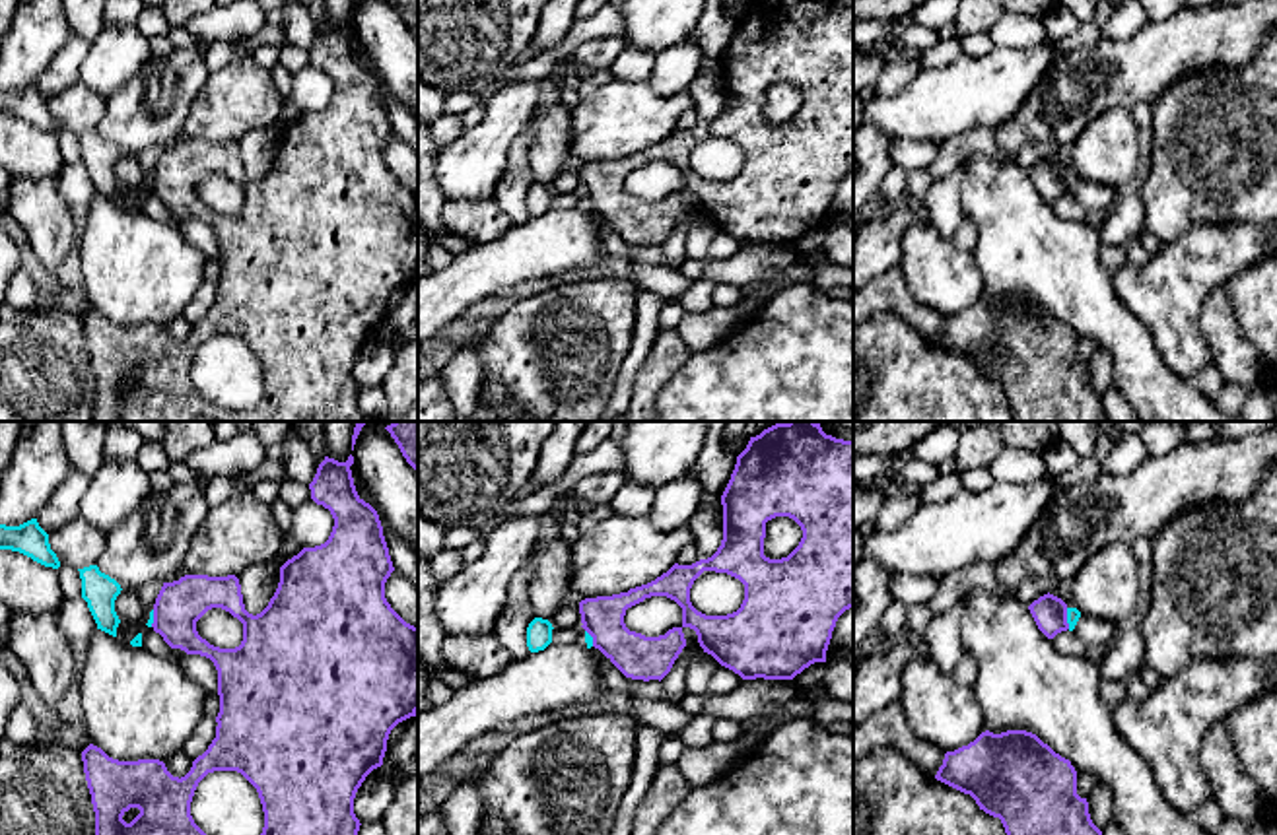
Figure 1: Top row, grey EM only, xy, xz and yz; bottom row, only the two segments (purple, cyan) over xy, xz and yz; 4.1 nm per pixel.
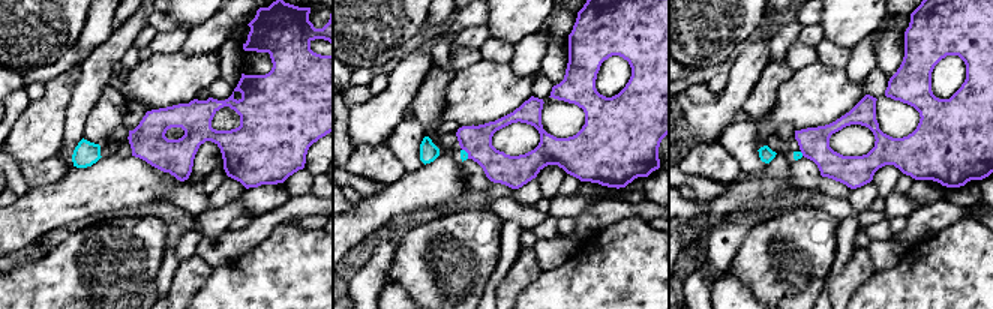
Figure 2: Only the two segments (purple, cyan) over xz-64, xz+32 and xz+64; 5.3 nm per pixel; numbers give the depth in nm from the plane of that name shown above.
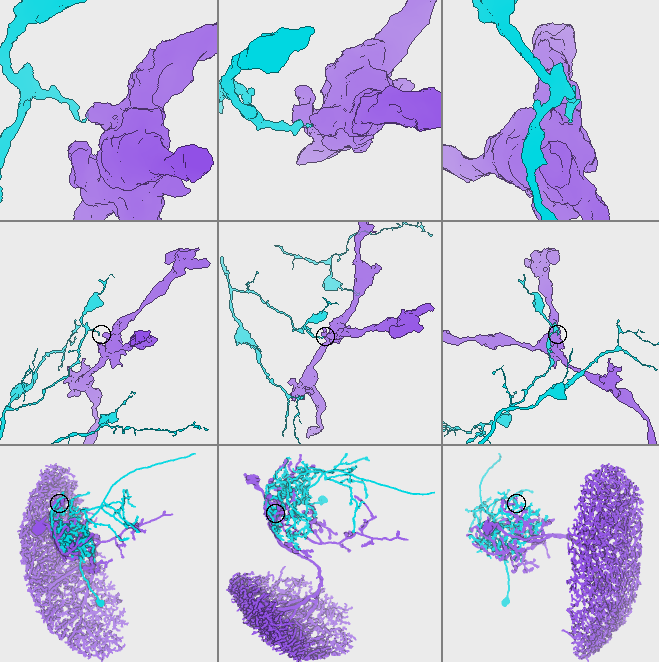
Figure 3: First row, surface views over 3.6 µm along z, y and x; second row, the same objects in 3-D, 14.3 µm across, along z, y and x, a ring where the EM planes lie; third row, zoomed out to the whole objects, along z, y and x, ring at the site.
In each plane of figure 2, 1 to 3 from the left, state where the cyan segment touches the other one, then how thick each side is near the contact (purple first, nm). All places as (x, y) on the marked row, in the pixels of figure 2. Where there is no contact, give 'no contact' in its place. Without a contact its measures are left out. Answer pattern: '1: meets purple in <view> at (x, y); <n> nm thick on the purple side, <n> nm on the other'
1: no contact
2: meets purple in xz+32 at (467, 152); 160 nm thick on the purple side, 50 nm on the other
3: meets purple in xz+64 at (801, 152); 160 nm thick on the purple side, 50 nm on the other

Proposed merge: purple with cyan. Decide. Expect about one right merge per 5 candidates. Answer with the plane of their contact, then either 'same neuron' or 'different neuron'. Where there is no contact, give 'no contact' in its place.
contact in yz; different neuron

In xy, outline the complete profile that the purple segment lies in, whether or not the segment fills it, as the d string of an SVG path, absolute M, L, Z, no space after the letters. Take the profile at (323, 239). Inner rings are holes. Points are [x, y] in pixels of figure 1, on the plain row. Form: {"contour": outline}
{"contour": "M352 19L346 27L325 21L319 29L309 49L311 64L330 76L332 97L325 109L303 113L280 132L278 153L260 179L245 175L235 140L185 140L163 148L152 192L171 214L214 227L220 260L216 303L181 344L159 324L119 326L89 309L82 326L95 377L95 421L194 421L200 416L212 421L379 421L358 408L362 388L354 363L365 342L383 330L391 295L418 278L418 192L406 188L385 163L385 148L395 132L377 76L356 56L352 29ZM212 173L243 188L239 212L220 214L198 200L196 186ZM214 336L237 336L257 353L264 392L253 410L216 408L194 388L194 355Z"}

